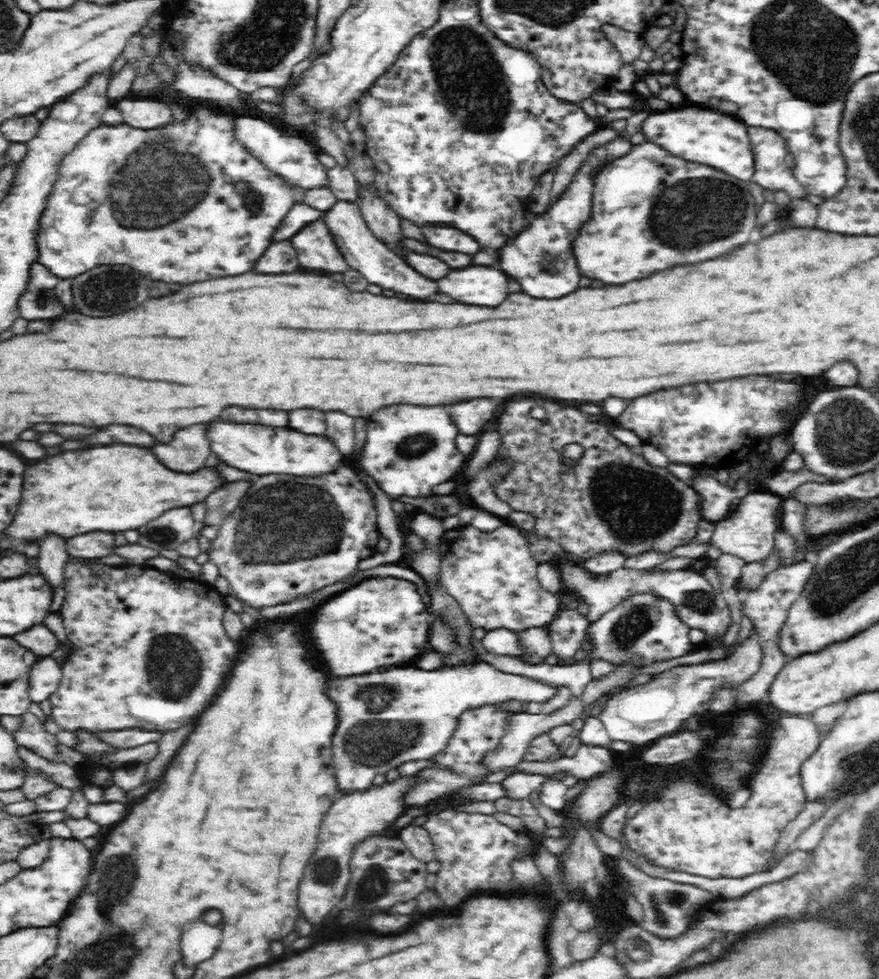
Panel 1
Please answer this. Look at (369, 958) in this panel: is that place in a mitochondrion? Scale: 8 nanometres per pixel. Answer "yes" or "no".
no

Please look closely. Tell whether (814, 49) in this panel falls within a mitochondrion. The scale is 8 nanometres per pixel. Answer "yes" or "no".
yes

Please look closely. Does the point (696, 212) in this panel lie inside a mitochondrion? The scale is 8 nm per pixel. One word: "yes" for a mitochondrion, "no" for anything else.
yes

